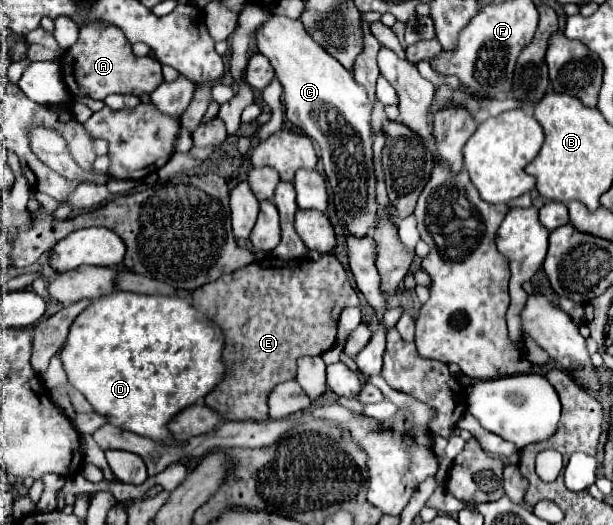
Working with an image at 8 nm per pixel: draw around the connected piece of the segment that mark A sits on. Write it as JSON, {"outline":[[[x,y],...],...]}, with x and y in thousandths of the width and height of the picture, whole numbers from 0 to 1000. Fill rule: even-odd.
{"outline":[[[134,44],[127,78],[104,97],[101,105],[101,147],[117,185],[150,185],[150,189],[173,189],[183,177],[209,177],[228,185],[232,177],[248,177],[268,150],[264,150],[264,124],[251,109],[222,109],[215,101],[212,78],[192,59],[192,51],[179,44]]]}

